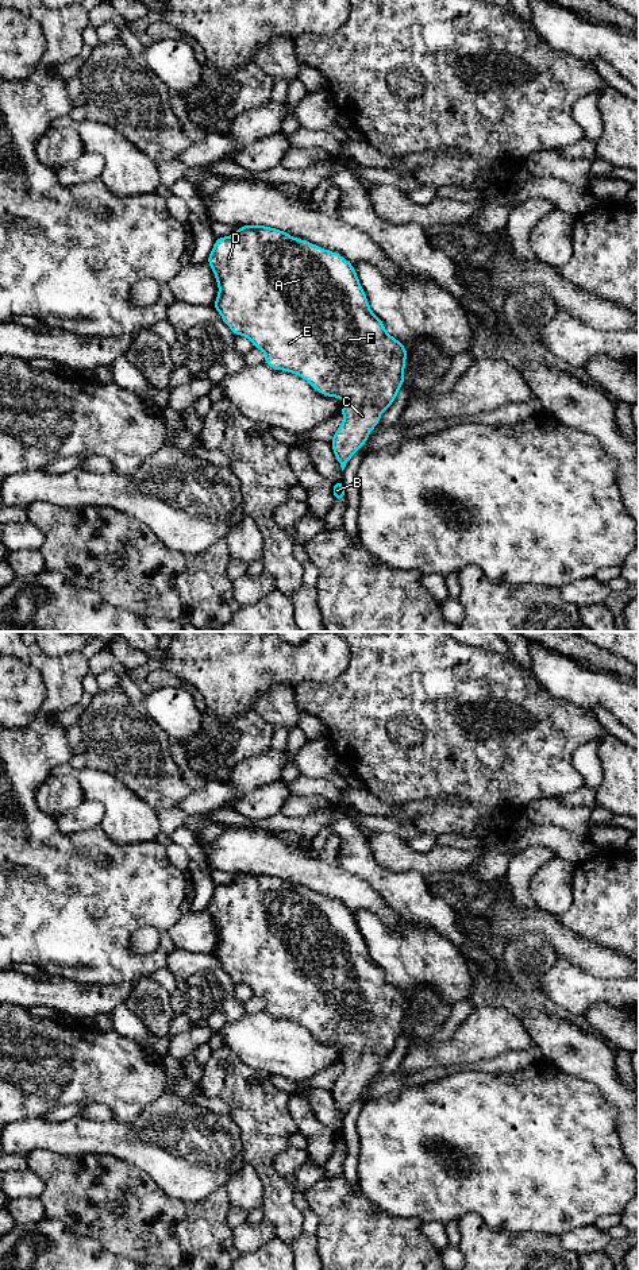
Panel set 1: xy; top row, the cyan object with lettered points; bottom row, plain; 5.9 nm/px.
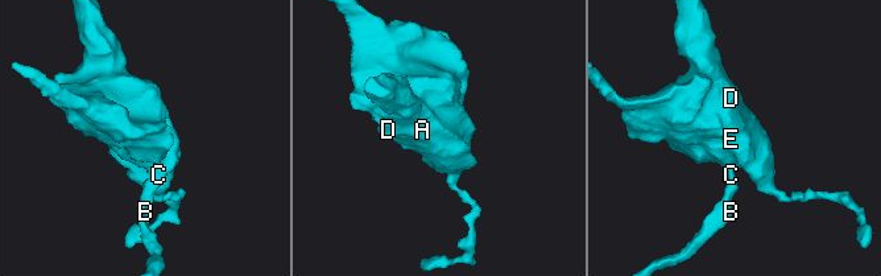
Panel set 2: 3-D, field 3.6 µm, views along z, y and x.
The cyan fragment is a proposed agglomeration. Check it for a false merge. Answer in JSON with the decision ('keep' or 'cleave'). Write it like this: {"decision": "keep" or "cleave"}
{"decision": "keep"}

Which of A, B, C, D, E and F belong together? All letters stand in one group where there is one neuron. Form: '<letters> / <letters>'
A B C D E F

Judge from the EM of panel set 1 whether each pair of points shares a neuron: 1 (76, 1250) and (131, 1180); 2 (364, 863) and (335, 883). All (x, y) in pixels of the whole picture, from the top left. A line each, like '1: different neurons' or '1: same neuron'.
1: different neurons
2: different neurons

